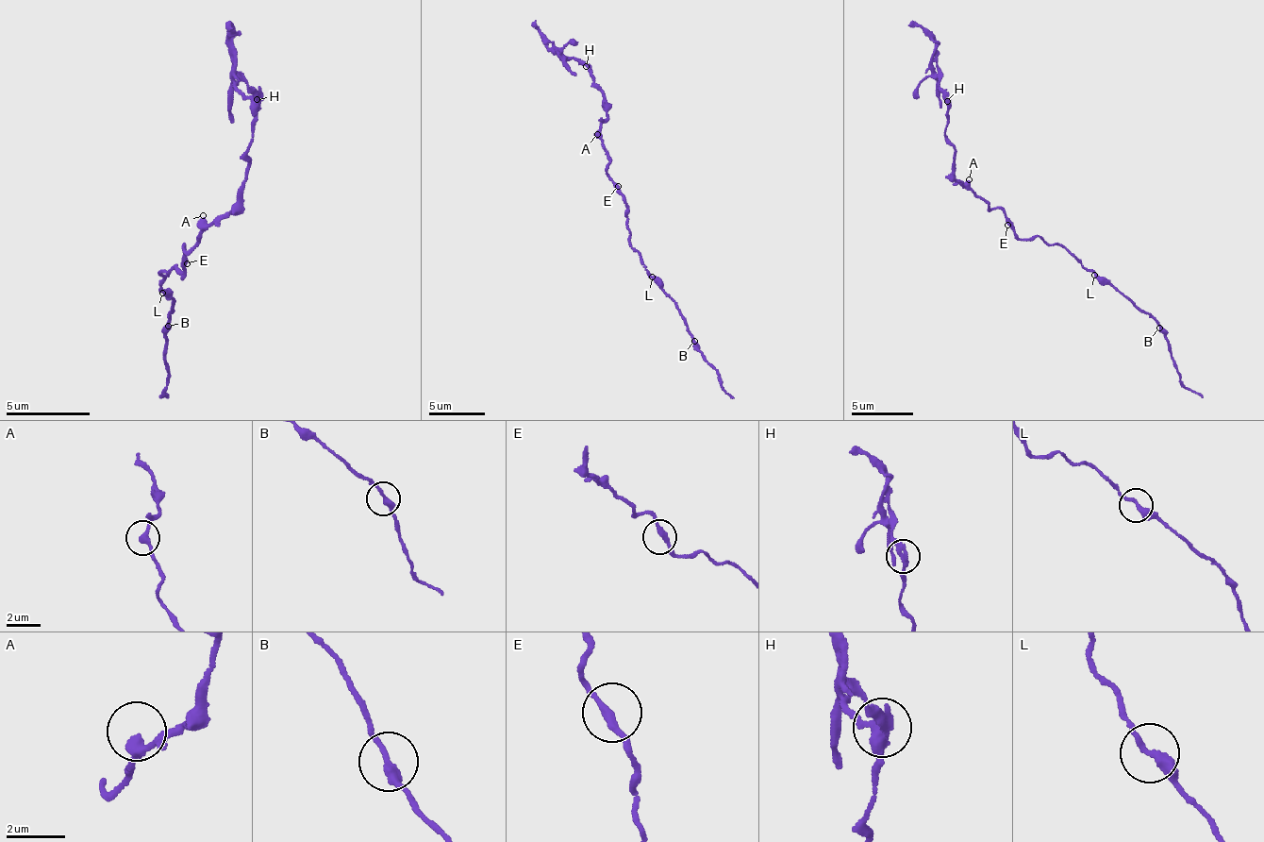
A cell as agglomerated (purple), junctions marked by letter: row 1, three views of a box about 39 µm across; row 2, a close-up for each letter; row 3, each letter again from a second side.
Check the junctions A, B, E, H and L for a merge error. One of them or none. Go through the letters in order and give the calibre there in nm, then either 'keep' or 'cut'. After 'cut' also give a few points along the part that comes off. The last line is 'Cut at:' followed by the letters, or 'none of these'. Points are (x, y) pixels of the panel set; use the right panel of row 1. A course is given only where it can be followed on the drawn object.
A: 320 nm | keep
B: 280 nm | keep
E: 240 nm | keep
H: 280 nm | cut | (947, 101), (939, 81), (937, 42), (916, 25), (907, 25)
L: 280 nm | keep
Cut at: H

